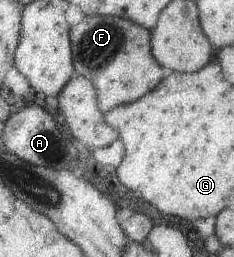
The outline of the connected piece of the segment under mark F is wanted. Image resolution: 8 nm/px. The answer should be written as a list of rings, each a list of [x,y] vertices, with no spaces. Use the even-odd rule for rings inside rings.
[[[83,16],[76,25],[69,27],[72,66],[75,73],[86,77],[95,88],[97,109],[104,114],[112,107],[131,103],[151,91],[170,71],[161,67],[150,53],[150,30],[130,19],[115,16]]]

